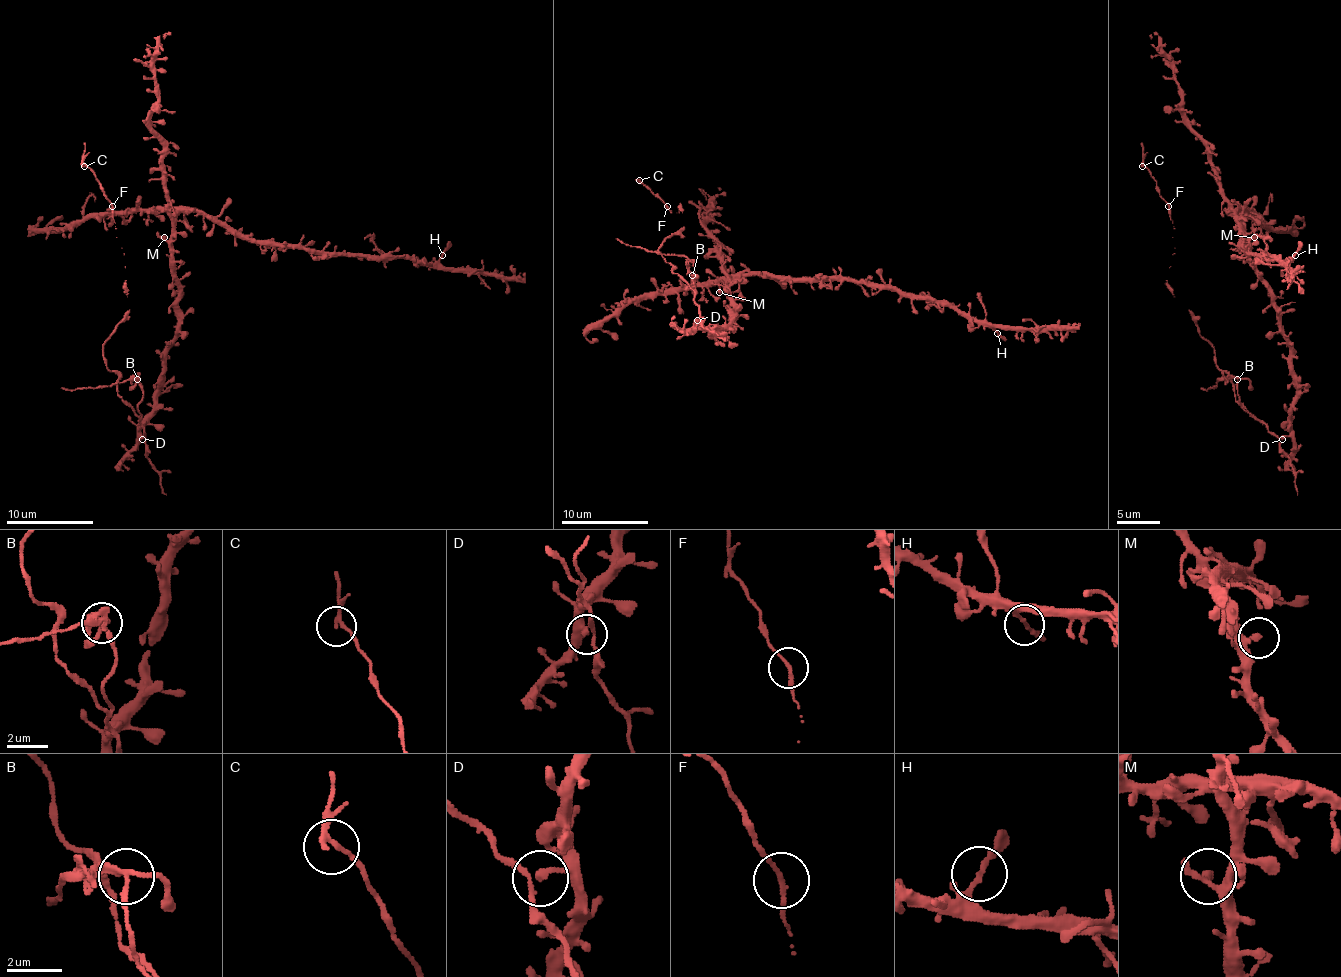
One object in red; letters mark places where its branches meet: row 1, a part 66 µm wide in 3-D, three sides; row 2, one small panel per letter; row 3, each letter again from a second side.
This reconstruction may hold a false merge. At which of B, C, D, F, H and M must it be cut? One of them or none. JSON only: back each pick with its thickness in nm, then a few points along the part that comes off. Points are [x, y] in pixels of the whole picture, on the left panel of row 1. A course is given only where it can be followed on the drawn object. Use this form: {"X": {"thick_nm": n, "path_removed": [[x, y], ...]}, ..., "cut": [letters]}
{"B": {"thick_nm": 170, "path_removed": [[136, 378], [91, 387], [60, 387]]}, "cut": ["B"]}

